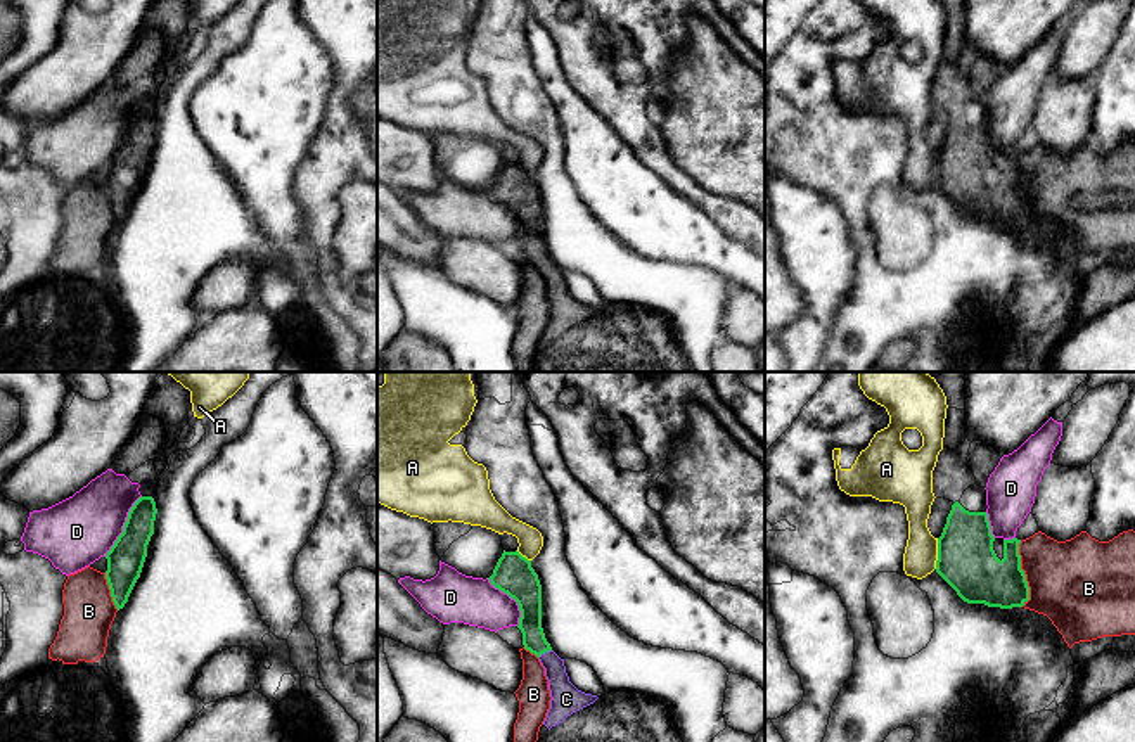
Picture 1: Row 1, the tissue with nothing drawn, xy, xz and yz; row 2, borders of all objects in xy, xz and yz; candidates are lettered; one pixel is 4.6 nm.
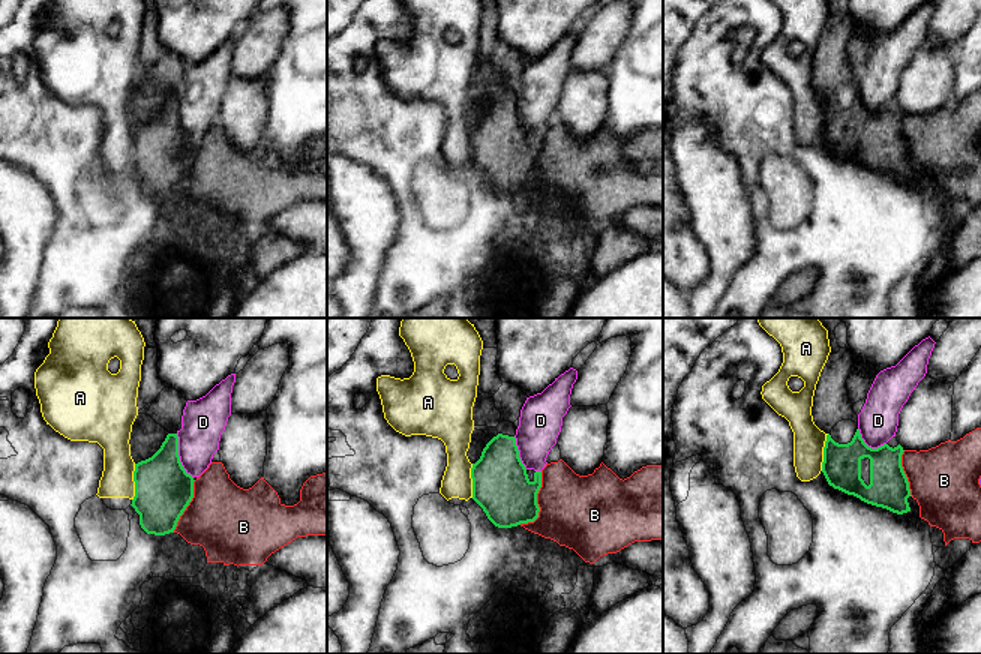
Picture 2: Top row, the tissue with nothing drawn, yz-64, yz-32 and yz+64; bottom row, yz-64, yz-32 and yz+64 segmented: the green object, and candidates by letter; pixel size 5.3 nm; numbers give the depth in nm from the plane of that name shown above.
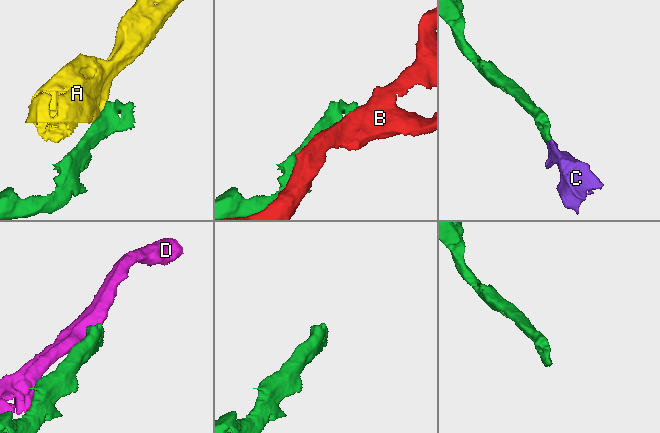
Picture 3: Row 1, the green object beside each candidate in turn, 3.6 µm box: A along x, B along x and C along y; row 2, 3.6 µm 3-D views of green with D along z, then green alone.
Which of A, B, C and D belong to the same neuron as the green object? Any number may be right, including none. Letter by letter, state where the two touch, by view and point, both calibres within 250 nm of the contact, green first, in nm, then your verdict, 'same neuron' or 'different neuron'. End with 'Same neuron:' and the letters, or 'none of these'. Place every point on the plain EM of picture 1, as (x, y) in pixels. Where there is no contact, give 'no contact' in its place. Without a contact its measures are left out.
A: meets green in yz at (938, 166); 280 nm thick on the green side, 160 nm on the other; different neuron
B: meets green in yz at (1023, 185); 260 nm thick on the green side, 400 nm on the other; different neuron
C: meets green in xz at (544, 265); 110 nm thick on the green side, 140 nm on the other; same neuron
D: meets green in xy at (123, 139); 170 nm thick on the green side, 320 nm on the other; different neuron
Same neuron: C

